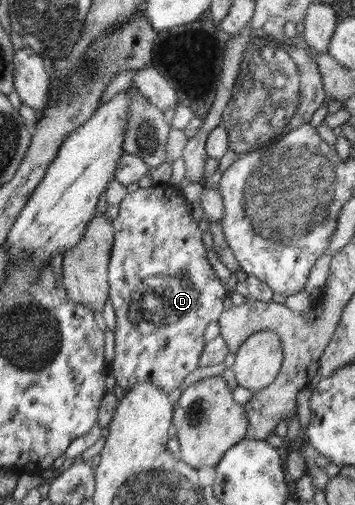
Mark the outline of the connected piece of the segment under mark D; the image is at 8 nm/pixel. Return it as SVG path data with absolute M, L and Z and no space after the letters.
M159 184L156 186L147 187L146 189L139 188L134 193L129 193L121 201L119 214L117 218L112 221L114 227L114 242L111 251L111 259L109 261L108 284L109 297L116 313L116 329L114 331L115 338L115 357L110 368L110 375L116 379L116 384L128 392L137 382L151 380L157 387L163 390L165 395L173 397L179 385L183 383L183 379L189 375L198 366L200 355L205 347L205 340L203 333L207 329L207 325L211 321L218 321L223 311L223 300L229 293L224 288L223 281L215 276L215 272L207 259L207 249L204 247L201 240L201 229L198 223L193 219L193 212L191 204L181 197L180 191L171 184Z

